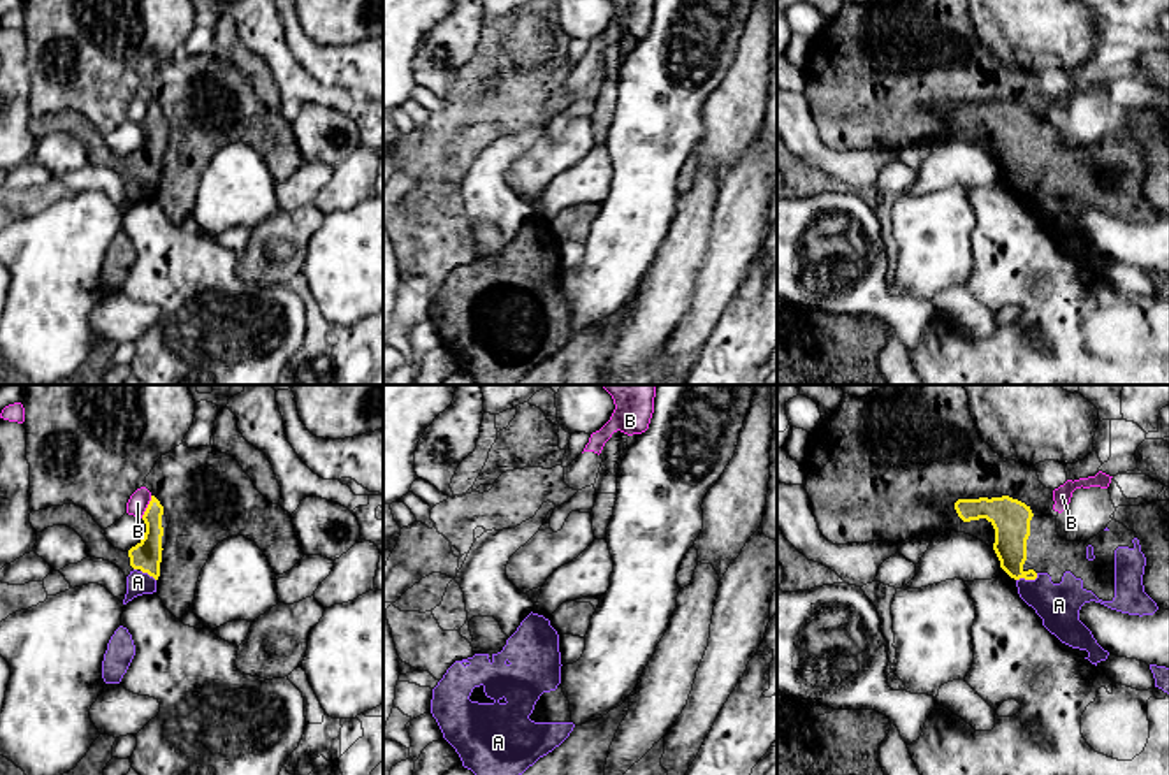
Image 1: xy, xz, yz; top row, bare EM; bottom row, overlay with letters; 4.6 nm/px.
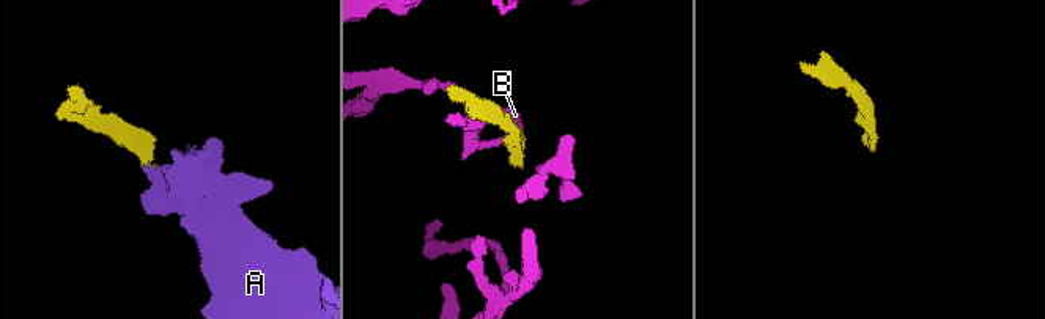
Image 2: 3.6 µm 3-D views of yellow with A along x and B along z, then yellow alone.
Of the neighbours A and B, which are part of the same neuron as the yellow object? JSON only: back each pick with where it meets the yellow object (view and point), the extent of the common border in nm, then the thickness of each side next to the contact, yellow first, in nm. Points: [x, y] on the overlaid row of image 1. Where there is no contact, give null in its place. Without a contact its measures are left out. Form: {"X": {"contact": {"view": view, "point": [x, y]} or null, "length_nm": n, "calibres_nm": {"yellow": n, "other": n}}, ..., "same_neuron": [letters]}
{"A": {"contact": {"view": "yz", "point": [1027, 579]}, "length_nm": 110, "calibres_nm": {"yellow": 160, "other": 200}}, "same_neuron": ["A"]}

